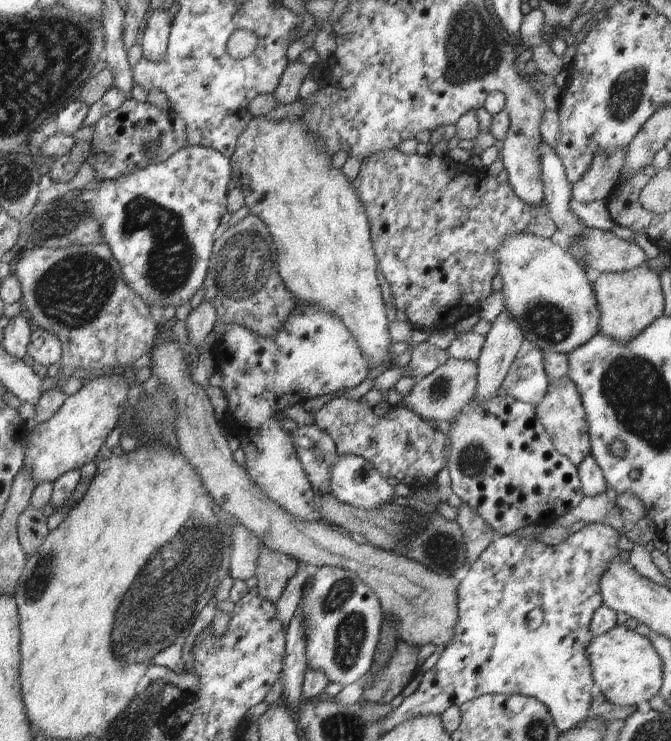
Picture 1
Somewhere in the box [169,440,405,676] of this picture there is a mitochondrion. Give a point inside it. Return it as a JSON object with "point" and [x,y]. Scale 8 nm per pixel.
{"point":[350,632]}

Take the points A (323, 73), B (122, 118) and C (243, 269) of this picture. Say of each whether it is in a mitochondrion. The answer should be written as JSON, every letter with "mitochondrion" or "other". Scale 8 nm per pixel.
{"A":"other","B":"other","C":"mitochondrion"}

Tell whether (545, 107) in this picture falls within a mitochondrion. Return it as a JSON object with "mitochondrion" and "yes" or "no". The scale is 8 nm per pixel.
{"mitochondrion":"no"}

